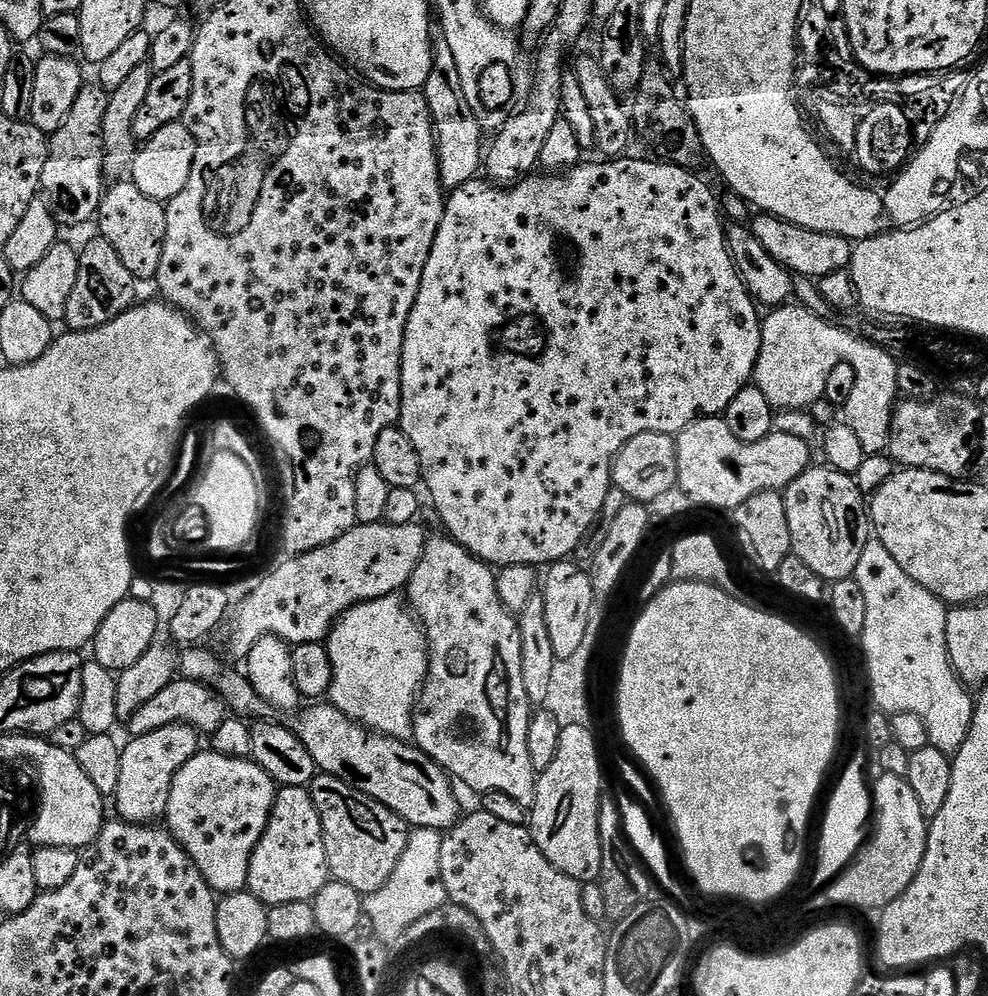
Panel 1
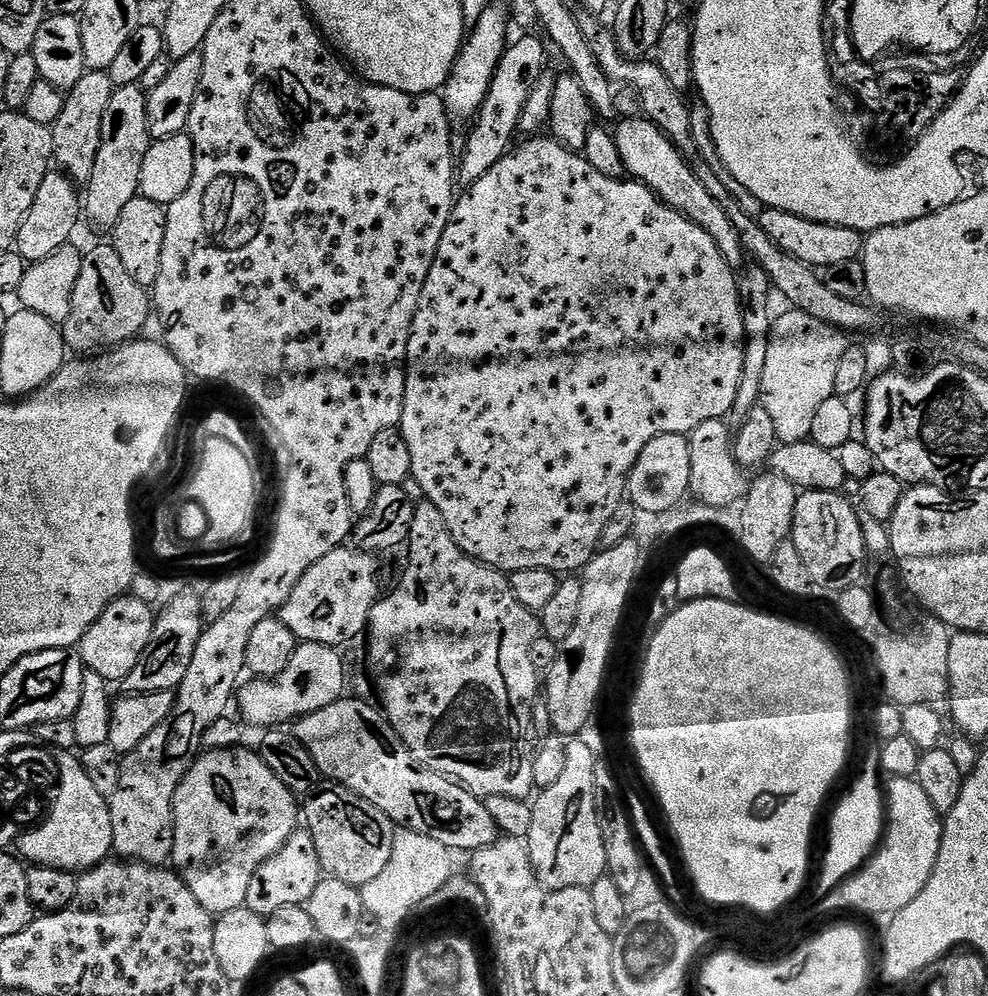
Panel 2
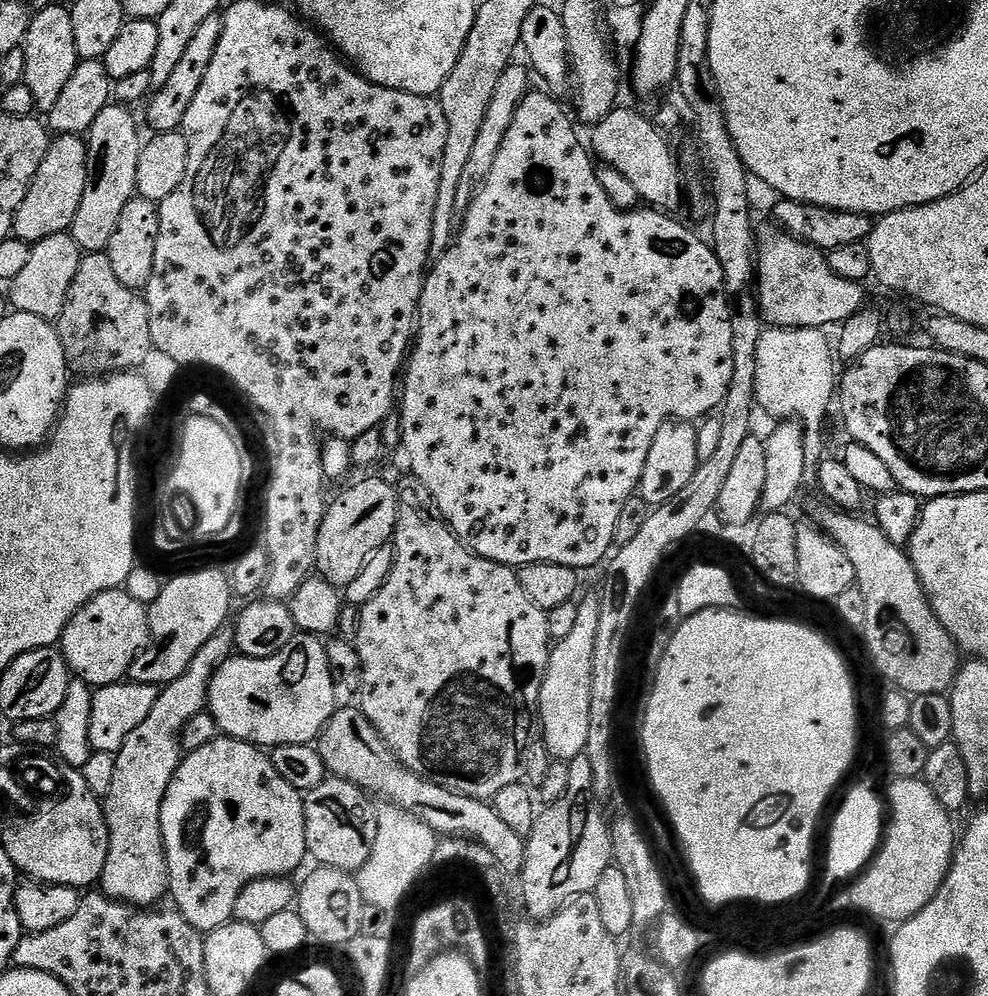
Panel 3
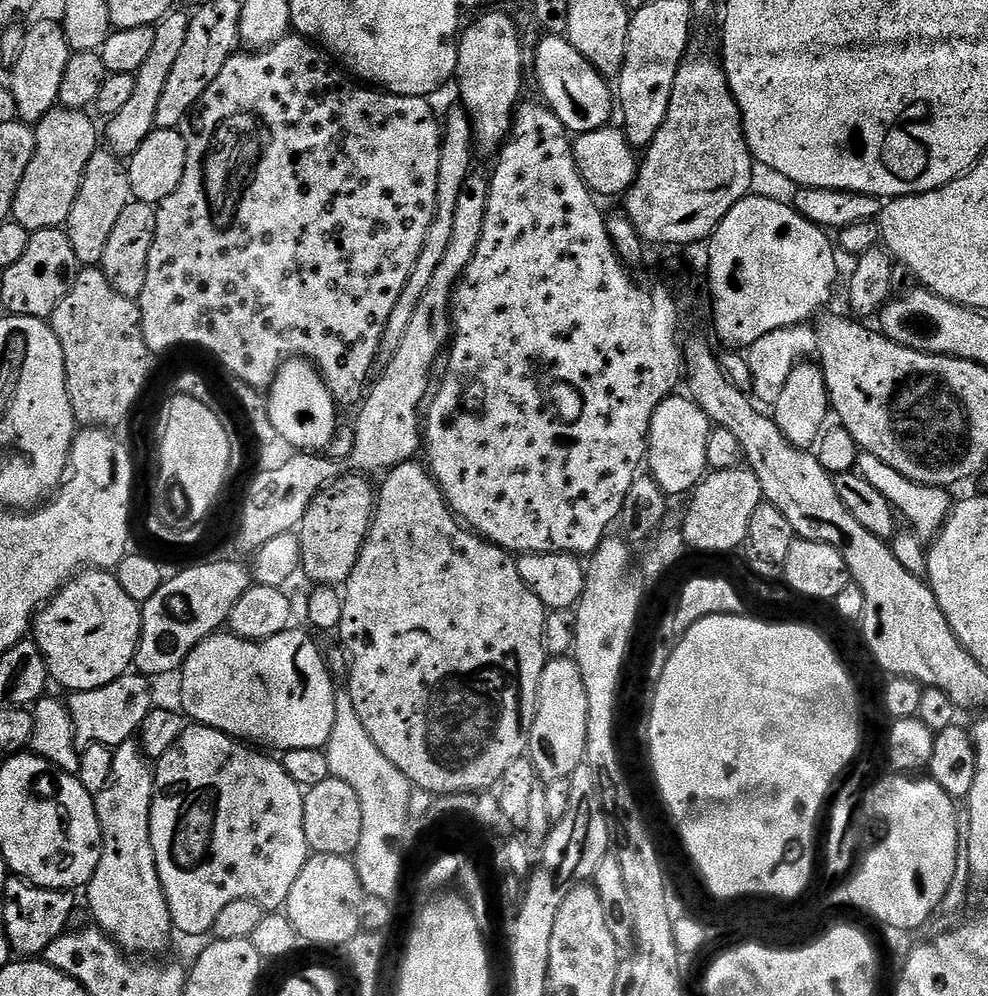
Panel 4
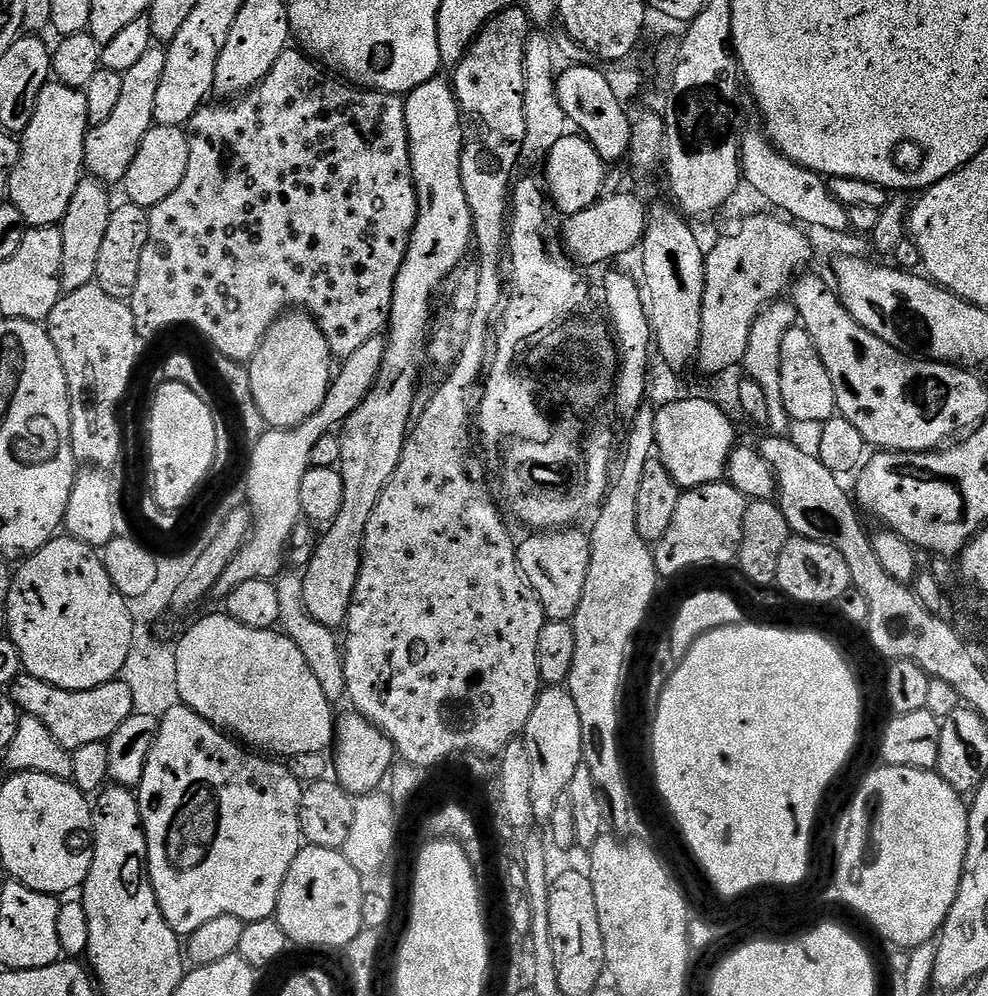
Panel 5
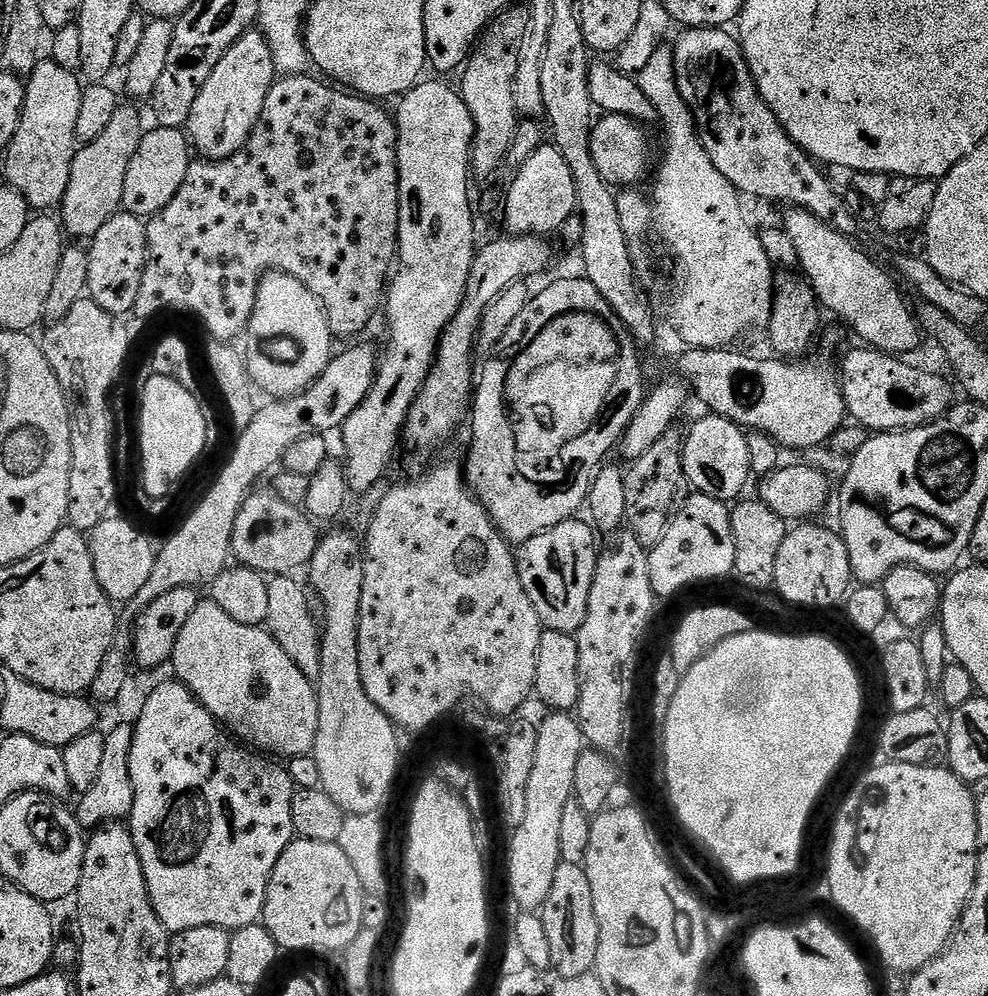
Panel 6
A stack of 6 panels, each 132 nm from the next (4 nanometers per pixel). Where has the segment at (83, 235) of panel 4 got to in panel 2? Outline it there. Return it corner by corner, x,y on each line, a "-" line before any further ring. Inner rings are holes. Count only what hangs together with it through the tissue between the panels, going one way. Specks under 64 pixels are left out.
139,84
116,88
102,117
102,143
98,146
98,159
94,174
90,174
82,196
82,212
96,228
111,230
116,227
122,209
140,190
142,162
146,162
148,147
153,138
148,132
148,97

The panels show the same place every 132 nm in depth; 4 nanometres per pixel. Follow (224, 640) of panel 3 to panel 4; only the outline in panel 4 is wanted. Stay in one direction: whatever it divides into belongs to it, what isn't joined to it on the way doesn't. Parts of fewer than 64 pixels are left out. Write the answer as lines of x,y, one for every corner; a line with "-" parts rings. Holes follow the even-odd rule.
135,739
120,744
114,750
114,766
100,792
95,793
96,813
102,830
102,858
98,858
98,870
94,878
86,885
88,908
92,911
95,927
100,928
114,943
119,944
128,954
160,954
174,936
172,915
158,878
156,859
150,838
150,814
154,798
153,765

